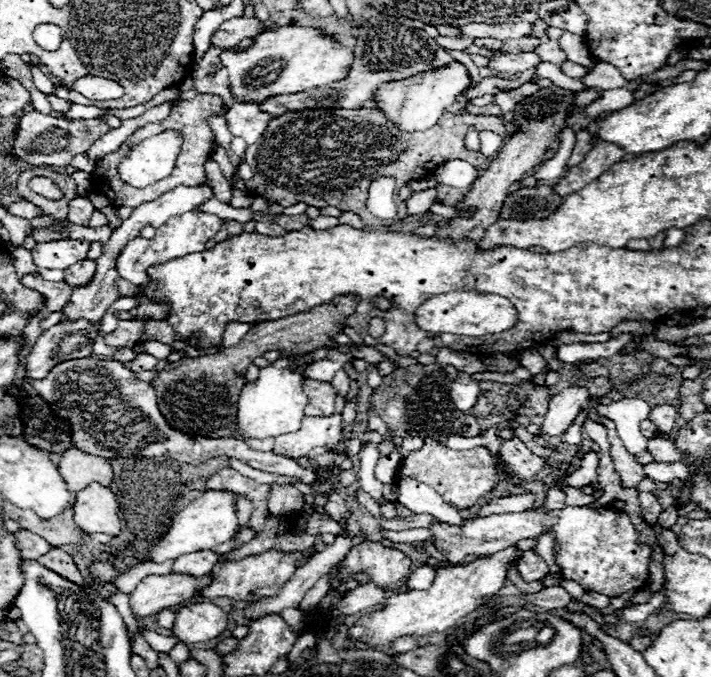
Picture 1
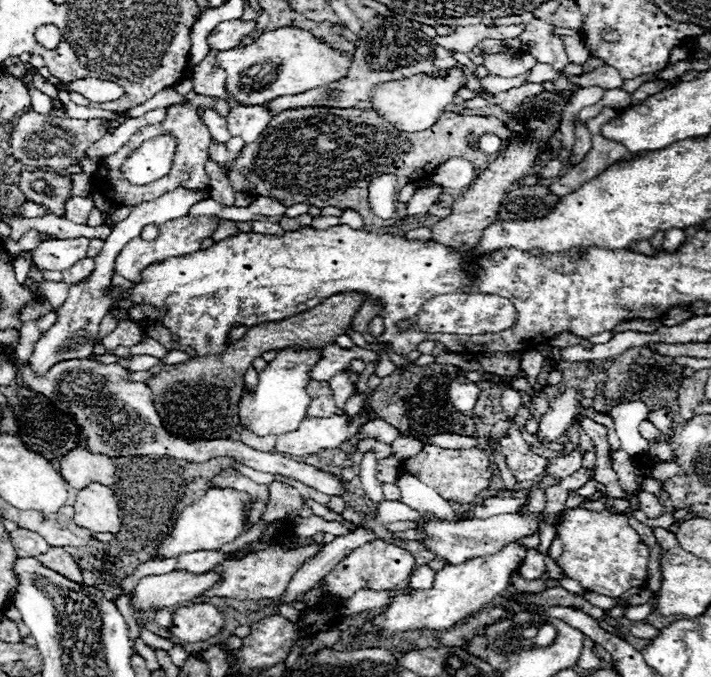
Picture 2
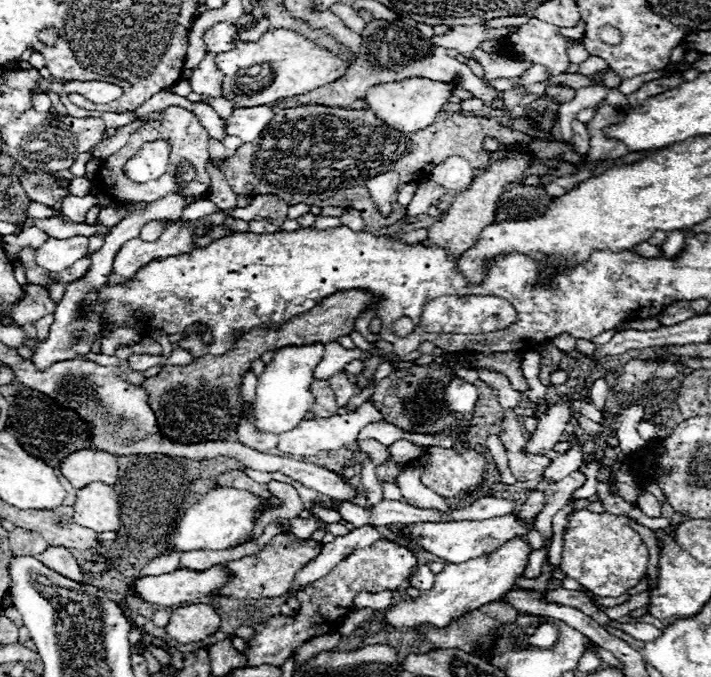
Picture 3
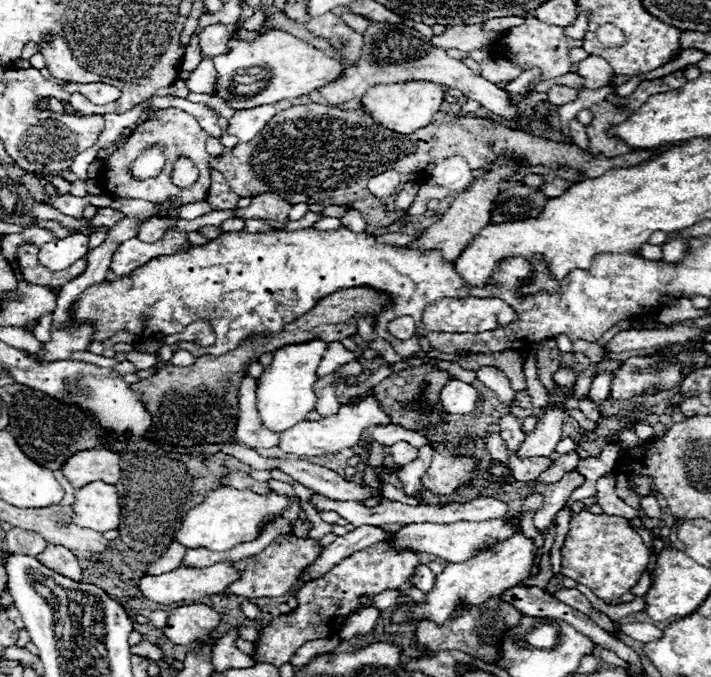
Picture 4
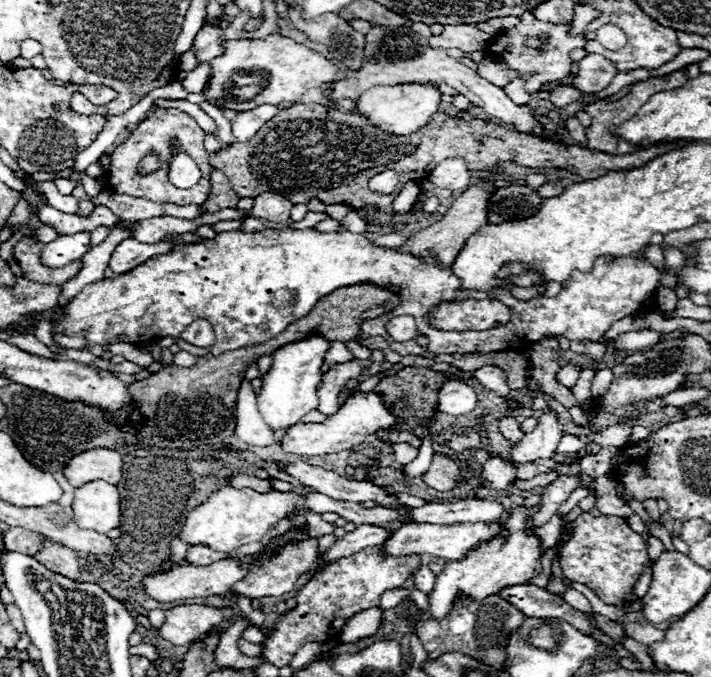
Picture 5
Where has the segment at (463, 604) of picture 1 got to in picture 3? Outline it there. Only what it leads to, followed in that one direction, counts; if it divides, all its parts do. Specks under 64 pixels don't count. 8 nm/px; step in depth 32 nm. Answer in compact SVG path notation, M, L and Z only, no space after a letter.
M512 538L504 542L496 552L484 554L472 560L466 560L464 564L446 564L446 568L436 574L434 588L428 592L422 592L420 598L410 600L396 600L396 604L386 612L386 620L390 626L396 628L418 628L422 622L434 624L438 628L444 628L458 616L462 616L468 610L480 608L482 604L490 600L502 598L506 590L514 586L518 578L524 576L524 570L528 566L528 556L534 548L524 538Z

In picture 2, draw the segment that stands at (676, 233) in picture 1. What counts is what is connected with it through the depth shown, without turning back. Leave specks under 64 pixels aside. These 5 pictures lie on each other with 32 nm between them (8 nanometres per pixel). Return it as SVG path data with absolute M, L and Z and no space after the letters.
M672 230L672 232L666 232L666 240L664 240L664 244L662 244L662 250L664 252L676 252L682 244L684 244L684 240L686 240L686 234L684 234L684 230Z

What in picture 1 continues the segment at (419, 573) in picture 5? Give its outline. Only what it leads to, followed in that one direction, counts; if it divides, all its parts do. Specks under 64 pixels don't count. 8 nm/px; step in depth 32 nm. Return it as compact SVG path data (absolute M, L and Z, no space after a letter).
M424 564L424 566L416 568L416 570L410 574L406 586L408 586L410 590L428 590L430 584L434 582L434 576L436 576L436 570L430 568L428 564Z

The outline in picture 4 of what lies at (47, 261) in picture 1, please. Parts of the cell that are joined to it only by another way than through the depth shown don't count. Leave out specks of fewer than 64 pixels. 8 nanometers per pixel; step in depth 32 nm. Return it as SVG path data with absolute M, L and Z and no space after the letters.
M72 234L66 238L54 238L52 242L44 244L38 252L38 262L50 270L64 270L76 260L88 254L88 236L86 234Z

